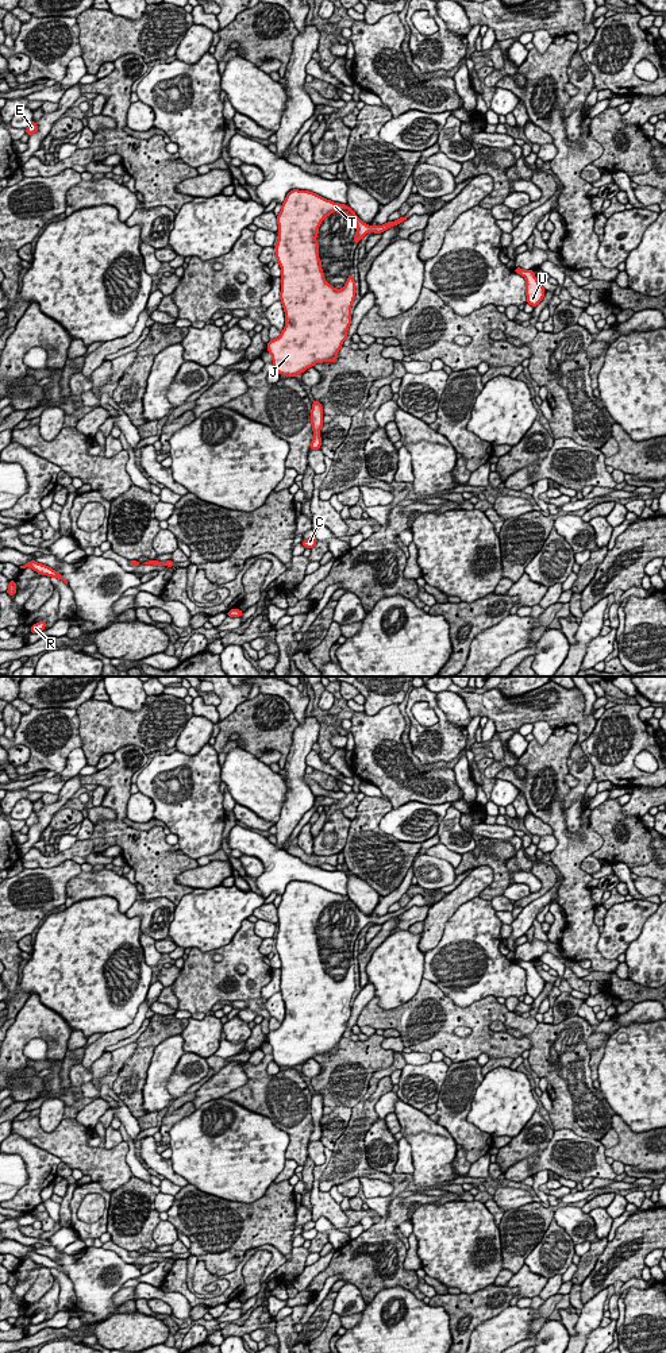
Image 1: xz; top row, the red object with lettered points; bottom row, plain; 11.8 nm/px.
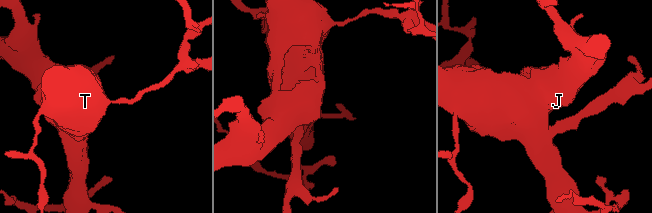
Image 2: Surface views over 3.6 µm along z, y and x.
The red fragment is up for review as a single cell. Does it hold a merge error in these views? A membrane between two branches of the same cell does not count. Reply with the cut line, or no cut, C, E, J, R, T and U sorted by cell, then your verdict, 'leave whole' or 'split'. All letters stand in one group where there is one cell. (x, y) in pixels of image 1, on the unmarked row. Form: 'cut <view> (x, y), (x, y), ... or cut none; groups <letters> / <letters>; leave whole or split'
cut none; groups C E J R T U; leave whole

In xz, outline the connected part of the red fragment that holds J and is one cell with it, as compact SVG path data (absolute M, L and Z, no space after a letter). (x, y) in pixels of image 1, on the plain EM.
M309 882L288 883L277 907L278 932L274 944L282 964L280 991L285 1003L285 1018L277 1030L269 1032L266 1036L273 1051L273 1061L285 1068L297 1068L316 1055L335 1053L343 1038L342 1034L349 1029L351 998L355 990L354 965L349 965L342 980L330 976L322 961L319 933L316 932L322 913L332 903L347 906L354 913L357 918L354 936L358 936L367 924L382 925L407 911L401 907L382 917L367 917L349 897L334 894Z

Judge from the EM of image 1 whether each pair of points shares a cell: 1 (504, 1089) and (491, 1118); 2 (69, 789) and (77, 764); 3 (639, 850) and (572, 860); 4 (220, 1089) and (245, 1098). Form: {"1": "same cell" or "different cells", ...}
{"1": "same cell", "2": "different cells", "3": "different cells", "4": "different cells"}

